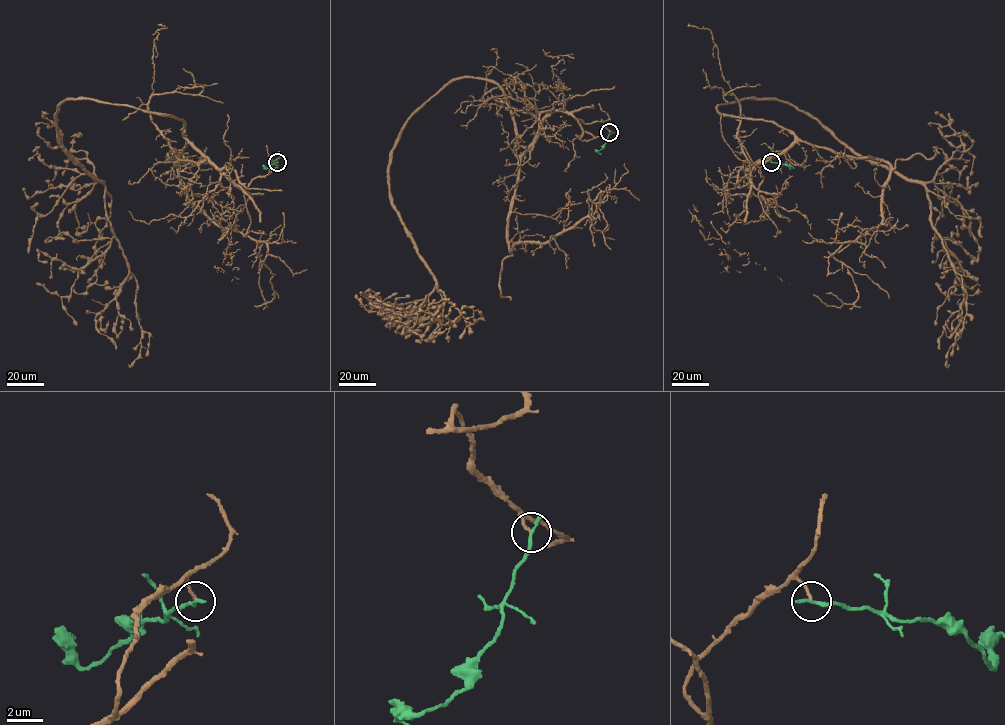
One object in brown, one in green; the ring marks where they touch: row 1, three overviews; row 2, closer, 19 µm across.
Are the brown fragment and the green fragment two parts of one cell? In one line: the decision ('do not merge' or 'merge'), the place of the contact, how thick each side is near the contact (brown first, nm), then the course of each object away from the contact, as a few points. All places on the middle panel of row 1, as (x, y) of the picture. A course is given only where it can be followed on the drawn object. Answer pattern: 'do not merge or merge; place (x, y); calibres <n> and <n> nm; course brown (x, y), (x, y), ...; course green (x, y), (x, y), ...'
do not merge; place (609, 132); calibres 170 and 280 nm; course brown (609, 132), (554, 111), (518, 155), (507, 96), (471, 77), (410, 117), (389, 199), (468, 327), (461, 310); course green (609, 132), (604, 146), (596, 151), (601, 153)

